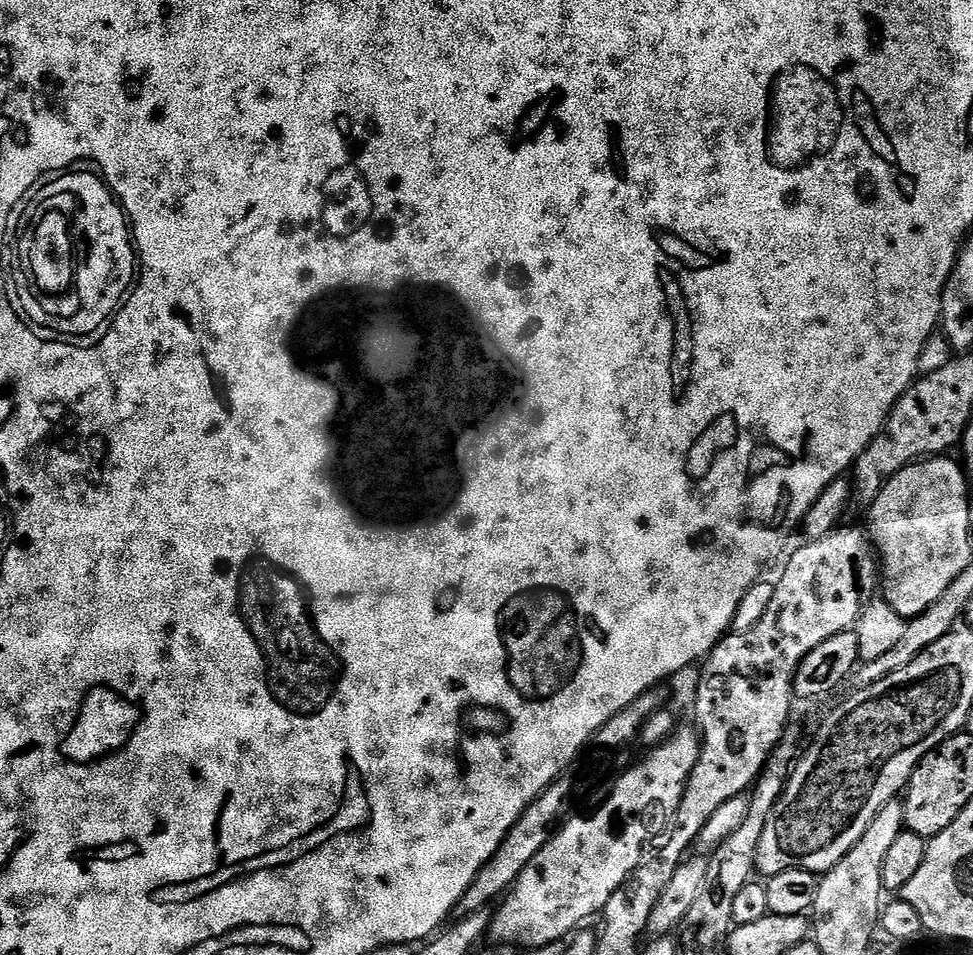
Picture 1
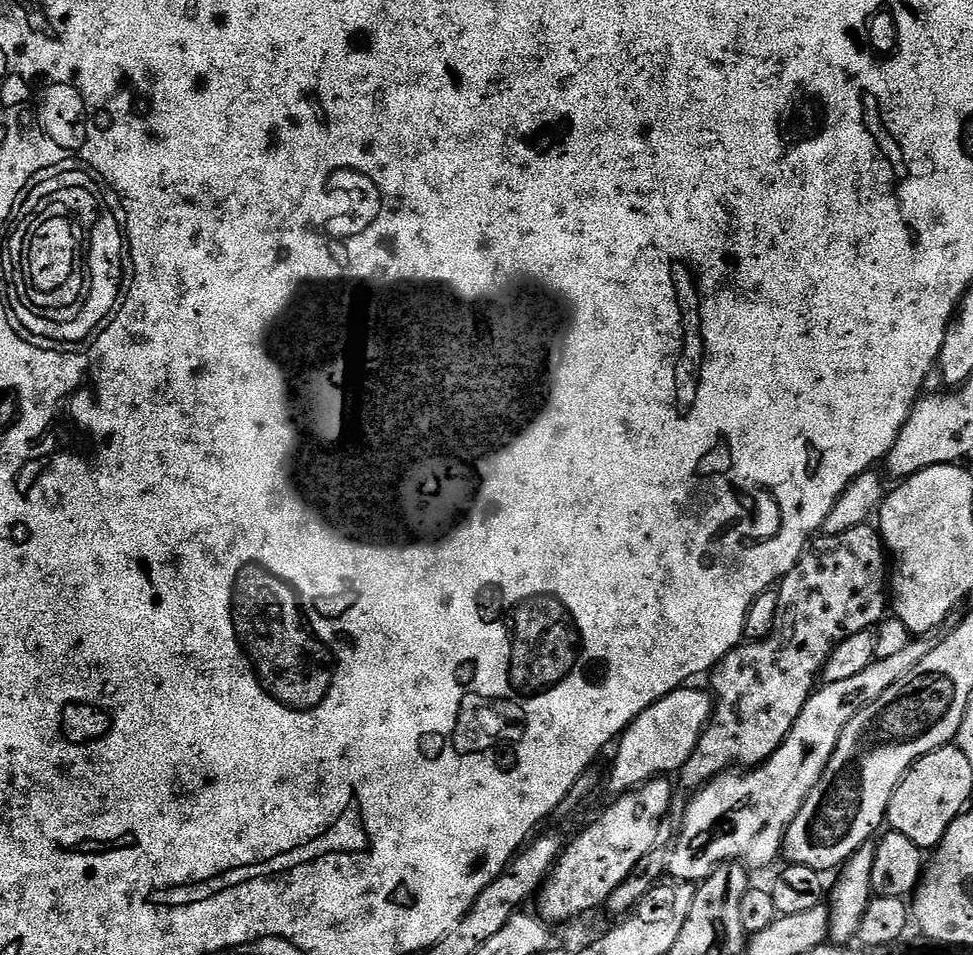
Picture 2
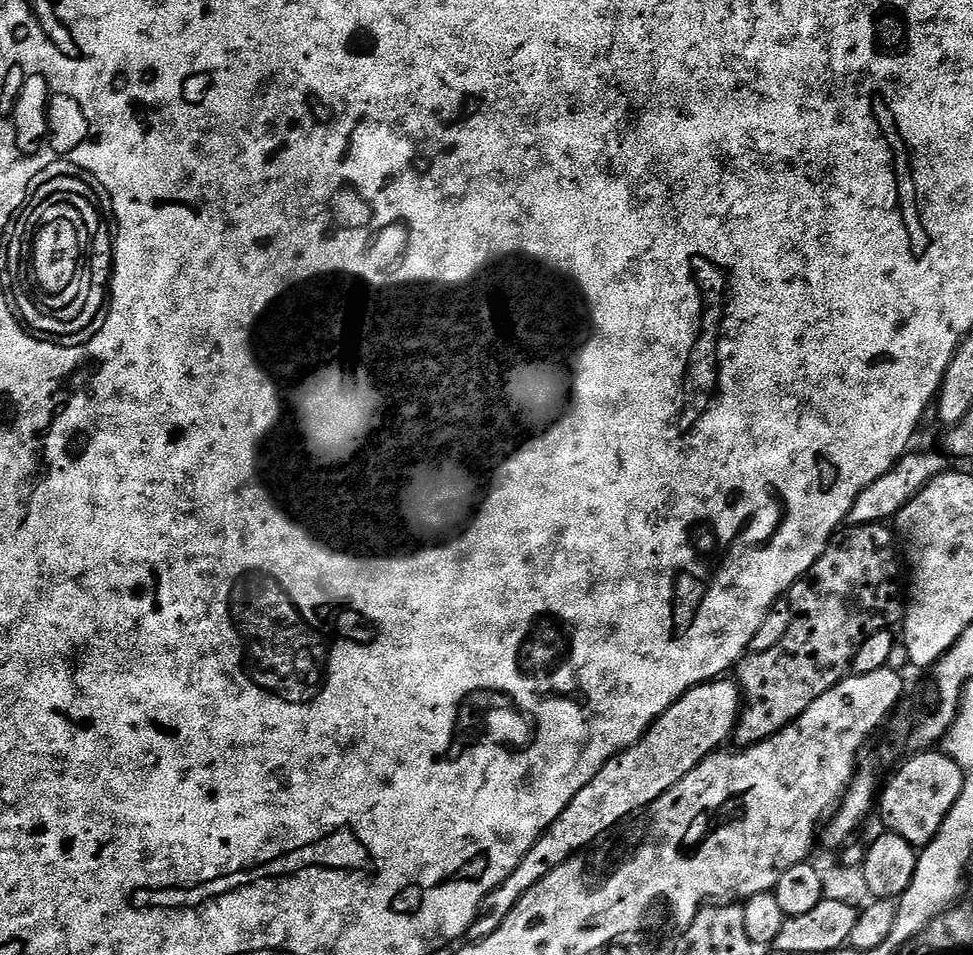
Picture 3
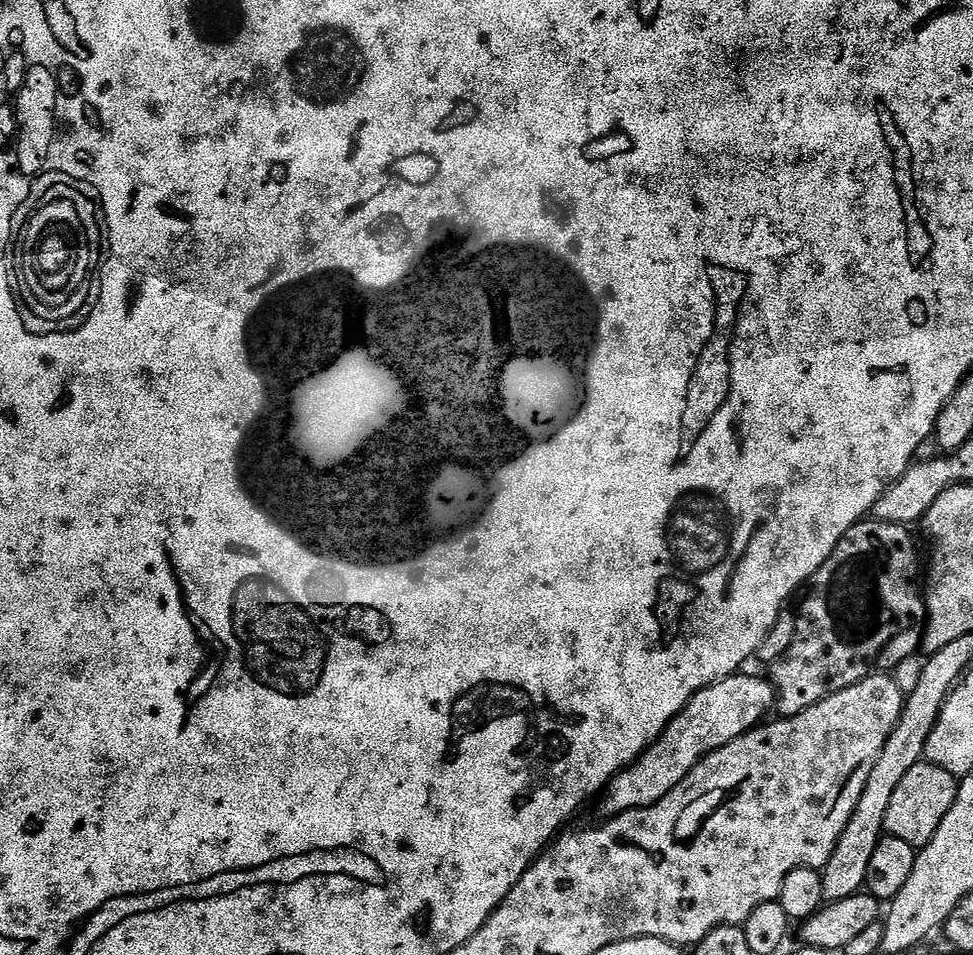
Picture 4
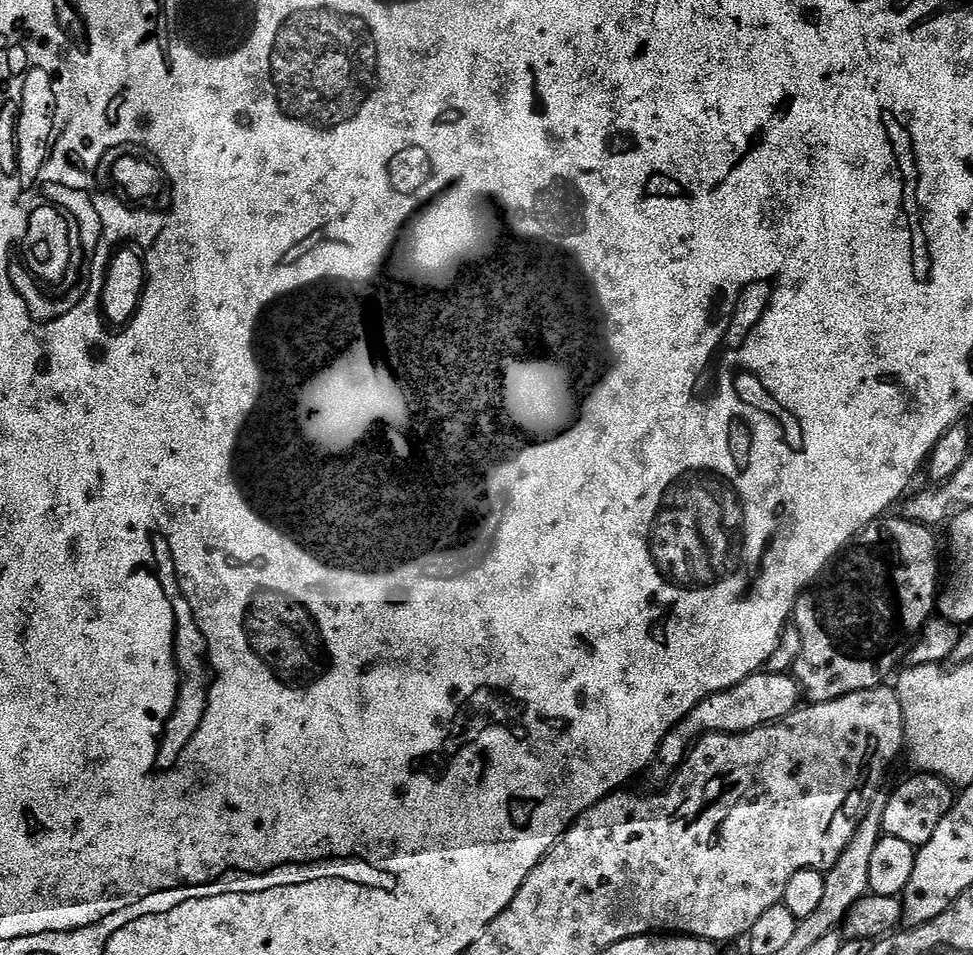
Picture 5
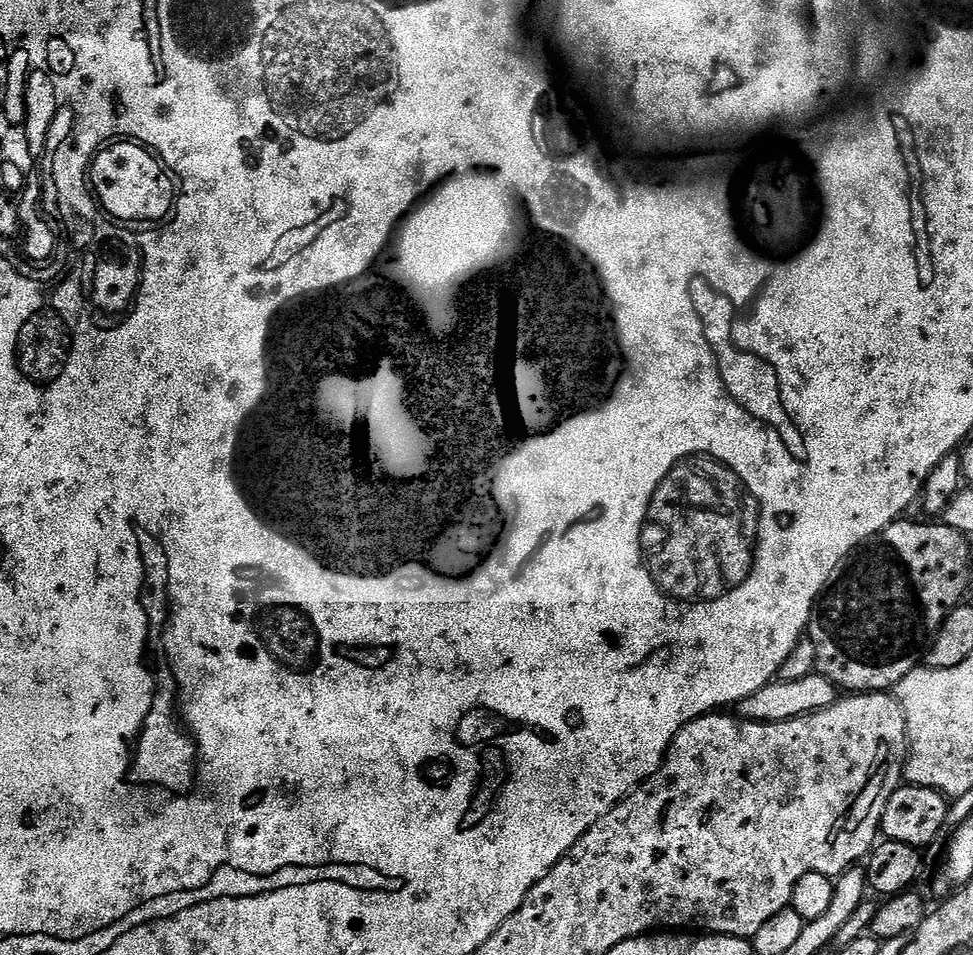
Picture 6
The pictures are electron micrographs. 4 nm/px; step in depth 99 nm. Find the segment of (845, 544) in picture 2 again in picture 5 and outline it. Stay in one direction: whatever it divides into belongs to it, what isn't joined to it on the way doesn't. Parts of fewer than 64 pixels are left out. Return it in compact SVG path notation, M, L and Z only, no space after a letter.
M881 518L875 520L873 524L867 524L845 548L840 549L835 561L825 568L824 575L796 599L794 627L798 630L798 634L802 634L802 654L798 654L794 675L796 681L800 684L800 690L805 701L814 704L829 704L831 700L837 700L846 694L858 694L858 690L881 687L880 676L890 675L889 677L891 677L905 663L907 654L920 636L921 630L924 629L928 620L933 619L934 613L937 611L938 593L942 588L942 576L940 580L940 548L936 545L935 534L932 533L935 531L927 524L915 524L912 520L888 519L892 518Z

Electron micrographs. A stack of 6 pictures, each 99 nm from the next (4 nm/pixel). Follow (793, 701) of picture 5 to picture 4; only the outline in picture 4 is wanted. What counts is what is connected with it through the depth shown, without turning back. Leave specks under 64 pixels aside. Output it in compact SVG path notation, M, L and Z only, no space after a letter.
M744 675L722 678L688 700L688 705L668 723L657 740L604 789L599 803L605 817L654 806L654 802L666 798L666 794L670 794L702 758L757 727L767 717L764 715L773 711L776 689L772 687L771 679Z

